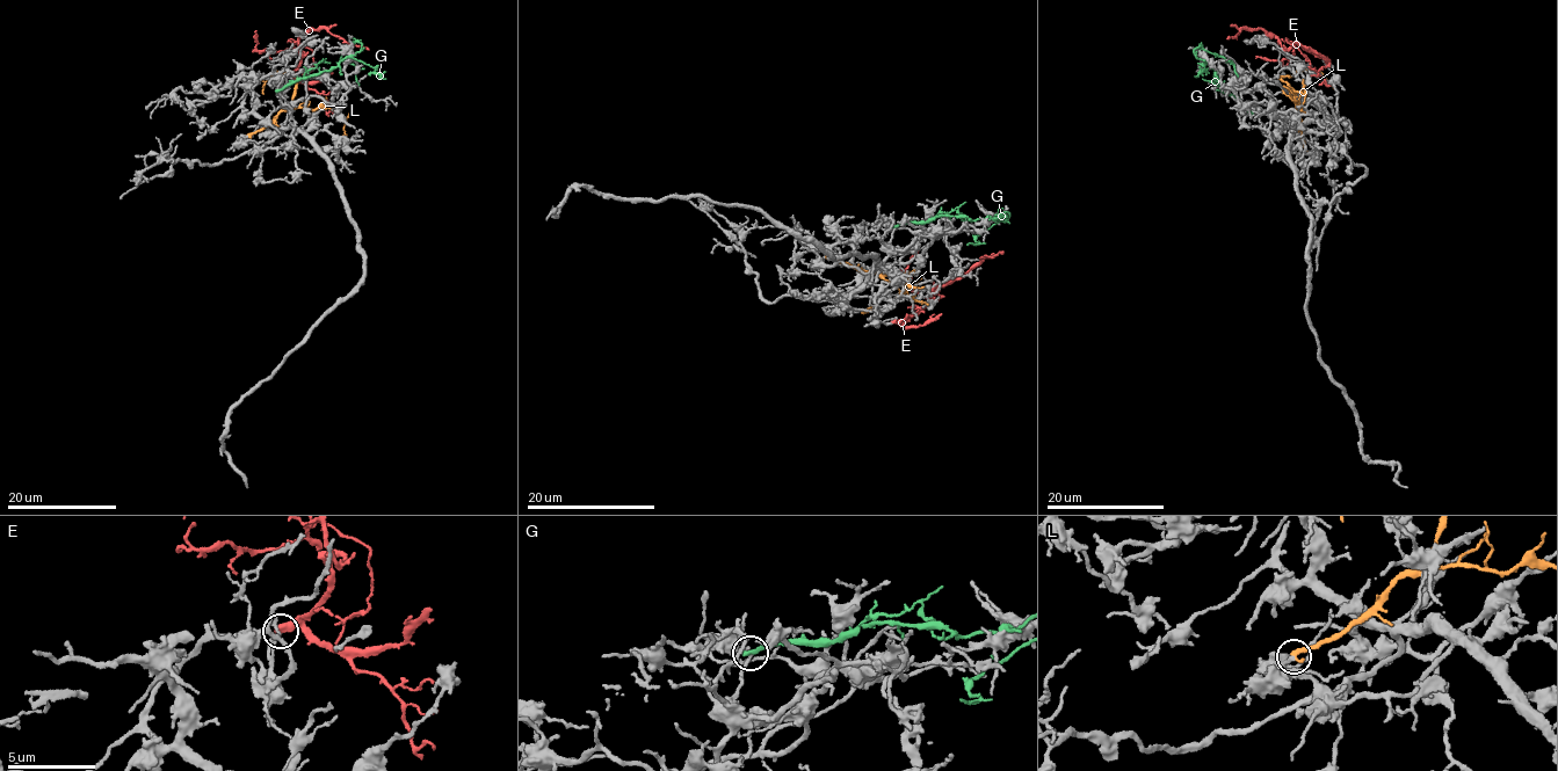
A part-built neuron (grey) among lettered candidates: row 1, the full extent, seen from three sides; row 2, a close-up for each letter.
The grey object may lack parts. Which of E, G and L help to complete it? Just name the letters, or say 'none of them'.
none of them

